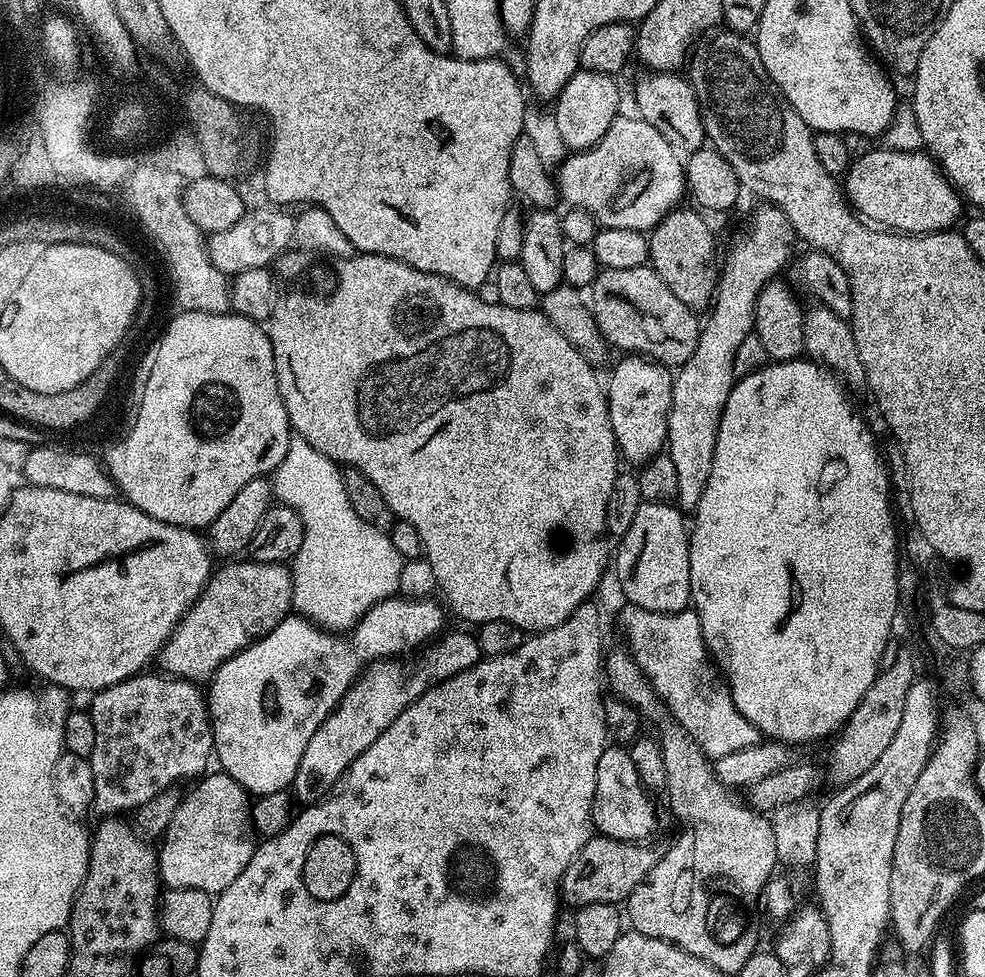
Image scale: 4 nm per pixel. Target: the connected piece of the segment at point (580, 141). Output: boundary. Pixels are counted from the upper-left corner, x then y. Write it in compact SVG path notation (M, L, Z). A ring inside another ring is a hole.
M578 70L566 82L566 86L554 101L554 115L557 120L562 142L572 152L584 152L592 148L610 130L616 121L620 108L620 88L609 74Z

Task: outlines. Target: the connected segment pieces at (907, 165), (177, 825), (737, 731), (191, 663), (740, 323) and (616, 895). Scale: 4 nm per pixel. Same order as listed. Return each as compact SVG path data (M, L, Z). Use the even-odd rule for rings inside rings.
M877 146L873 152L864 152L860 157L853 159L851 161L850 167L847 172L844 173L842 177L842 187L844 190L844 195L849 204L852 205L853 209L865 221L871 222L873 225L879 226L885 230L891 230L894 232L903 232L905 234L923 234L925 232L942 232L953 227L952 224L956 219L959 221L960 216L960 204L962 205L962 197L956 190L955 184L944 175L943 168L932 159L931 155L927 151L921 150L919 152L899 152L893 148L885 148L883 146Z
M222 770L215 771L209 771L199 777L189 787L193 788L183 793L178 810L174 810L174 818L170 818L170 826L159 841L158 863L160 878L165 889L189 888L218 894L226 890L226 886L230 886L230 882L234 882L234 878L238 878L242 870L246 870L246 862L250 862L254 854L258 840L254 835L250 794Z
M629 603L623 607L620 624L628 639L628 651L663 698L665 706L675 714L676 721L688 731L705 756L717 760L722 758L722 754L734 754L734 750L746 750L761 743L762 733L734 706L728 681L719 667L710 662L710 653L695 611L685 610L671 616L654 614Z
M251 558L225 564L228 564L225 568L217 567L213 571L208 584L200 592L200 597L188 607L188 612L180 619L170 638L160 647L158 664L164 667L161 669L167 675L193 682L211 681L213 674L231 656L270 634L270 630L274 630L274 626L278 626L293 611L292 574L284 564L260 564Z
M764 202L759 205L761 208L753 214L748 220L748 229L740 236L740 241L733 246L728 252L728 257L723 257L722 267L719 269L719 283L716 286L716 294L714 303L711 305L710 311L707 313L708 321L703 321L700 337L698 338L698 346L694 346L694 354L690 354L687 362L680 365L678 371L672 377L672 401L670 402L670 414L668 415L668 443L666 445L666 454L670 458L670 462L674 462L676 473L678 474L678 494L676 495L675 503L678 505L681 512L685 514L695 513L696 508L700 504L702 494L706 490L706 482L710 482L710 466L714 466L714 446L718 442L718 430L722 422L722 414L726 410L726 402L728 395L734 383L732 371L734 370L734 354L738 354L738 346L742 346L743 339L753 335L752 319L754 318L754 306L758 302L758 294L765 288L771 280L777 279L781 275L780 271L788 264L788 259L792 256L792 240L794 241L794 233L790 222L786 218L786 214L782 214L782 210L778 210L772 204Z
M593 835L578 850L576 857L566 866L566 870L560 879L558 896L561 901L572 904L573 909L606 902L619 905L627 901L628 896L638 885L654 870L654 866L660 860L661 853L655 852L644 842L631 840L615 840L612 836Z

